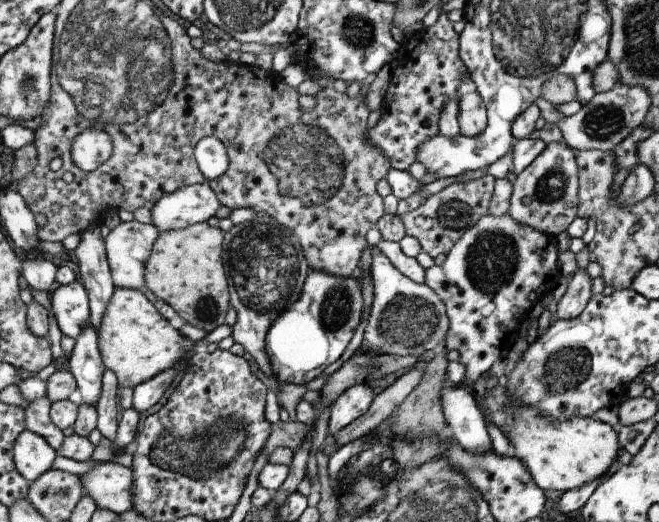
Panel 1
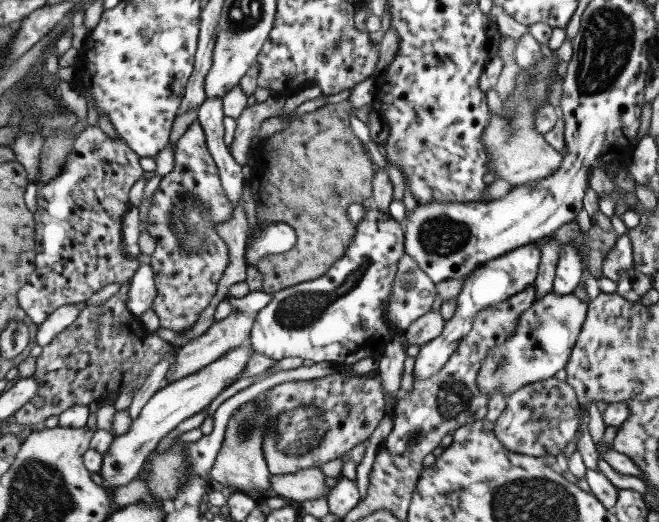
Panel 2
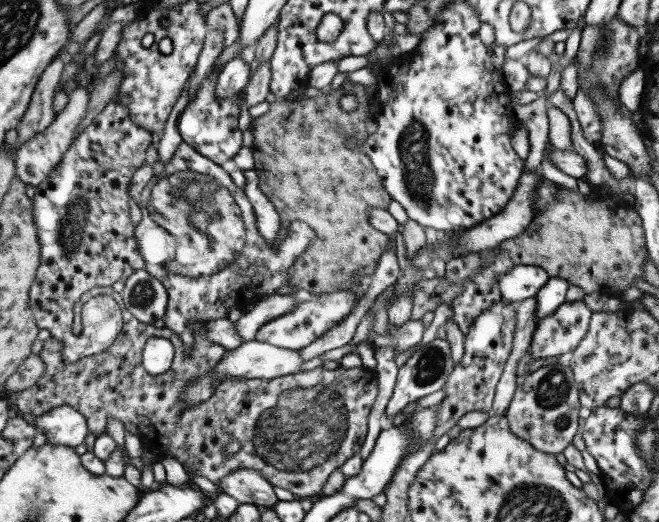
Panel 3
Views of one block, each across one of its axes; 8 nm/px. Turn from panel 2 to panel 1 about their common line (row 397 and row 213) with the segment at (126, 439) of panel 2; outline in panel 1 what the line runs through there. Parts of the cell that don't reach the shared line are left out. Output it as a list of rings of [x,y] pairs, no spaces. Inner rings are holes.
[[[208,184],[185,186],[158,199],[150,210],[150,224],[160,232],[183,229],[210,220],[220,206],[222,204]]]

